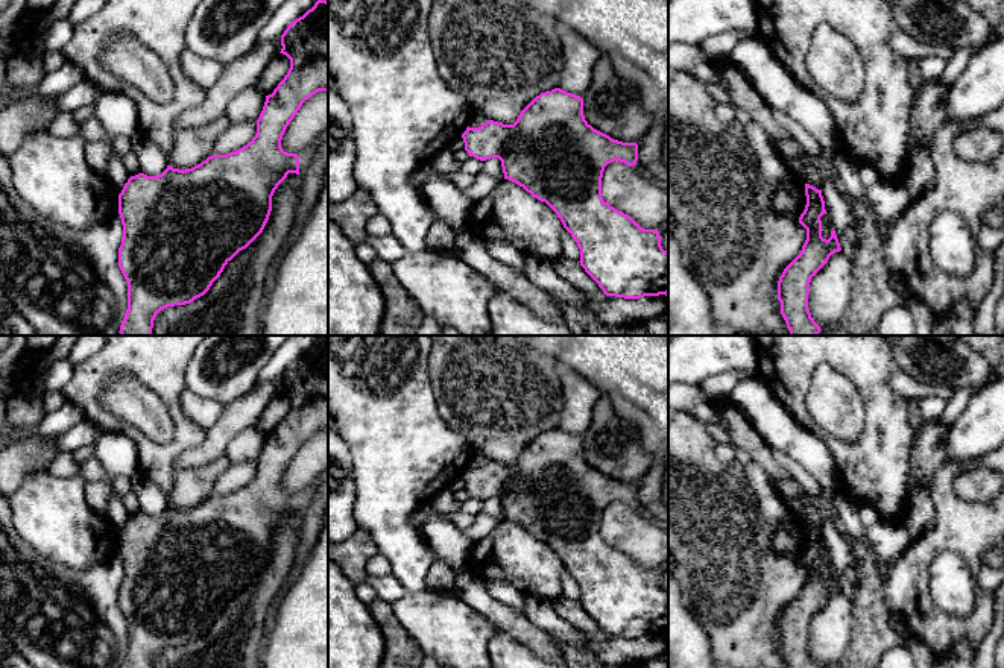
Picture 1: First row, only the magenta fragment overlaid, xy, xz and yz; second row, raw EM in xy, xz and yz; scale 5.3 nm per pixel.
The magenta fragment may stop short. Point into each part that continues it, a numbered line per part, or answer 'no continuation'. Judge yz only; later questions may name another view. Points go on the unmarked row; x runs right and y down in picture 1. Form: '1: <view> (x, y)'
no continuation

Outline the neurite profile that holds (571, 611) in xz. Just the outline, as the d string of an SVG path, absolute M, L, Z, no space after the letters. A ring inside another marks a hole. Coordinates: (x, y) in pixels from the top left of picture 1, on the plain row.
M565 595L553 601L556 612L574 625L580 633L594 639L603 639L606 635L598 624L585 612L579 601L570 600Z

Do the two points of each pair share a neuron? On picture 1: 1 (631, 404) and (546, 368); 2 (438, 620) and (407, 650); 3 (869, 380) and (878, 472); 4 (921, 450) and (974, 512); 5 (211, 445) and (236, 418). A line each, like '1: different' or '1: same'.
1: different
2: different
3: same
4: different
5: same

